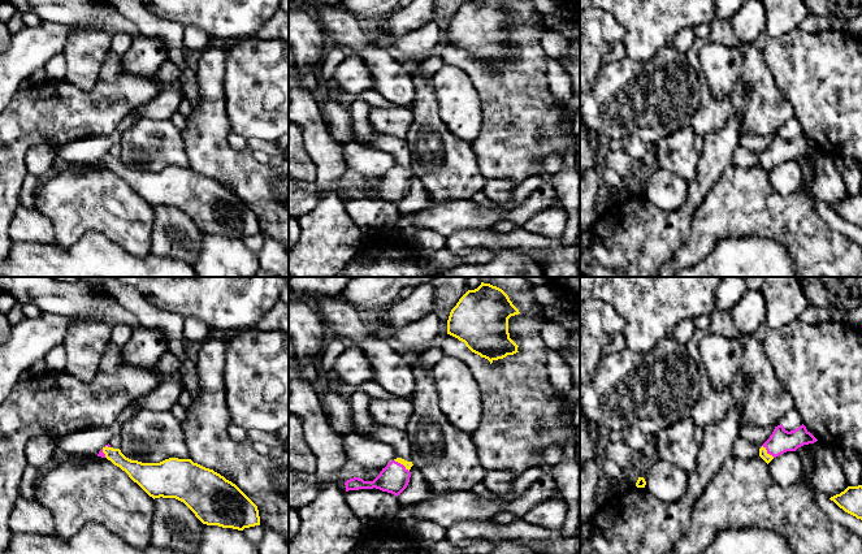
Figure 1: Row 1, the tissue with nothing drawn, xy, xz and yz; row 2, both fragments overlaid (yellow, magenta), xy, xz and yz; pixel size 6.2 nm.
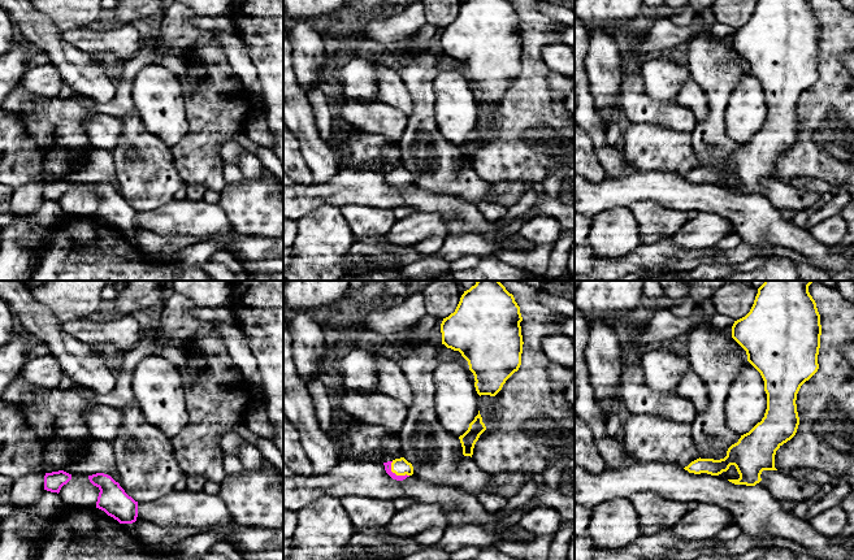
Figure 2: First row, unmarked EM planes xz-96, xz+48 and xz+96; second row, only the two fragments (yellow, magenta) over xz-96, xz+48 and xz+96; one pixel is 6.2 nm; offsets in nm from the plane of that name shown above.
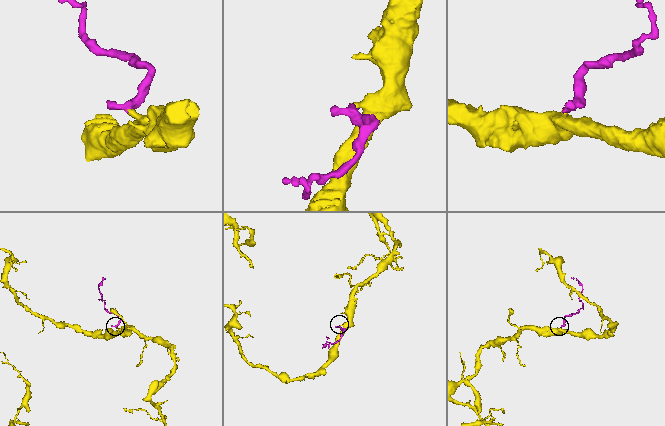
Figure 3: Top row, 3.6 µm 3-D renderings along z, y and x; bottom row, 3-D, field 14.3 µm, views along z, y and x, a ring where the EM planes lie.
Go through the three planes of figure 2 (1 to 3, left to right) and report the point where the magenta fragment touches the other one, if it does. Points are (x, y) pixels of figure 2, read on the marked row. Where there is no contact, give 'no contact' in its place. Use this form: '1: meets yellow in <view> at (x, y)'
1: no contact
2: meets yellow in xz+48 at (397, 474)
3: no contact

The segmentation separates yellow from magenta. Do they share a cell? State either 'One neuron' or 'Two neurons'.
One neuron

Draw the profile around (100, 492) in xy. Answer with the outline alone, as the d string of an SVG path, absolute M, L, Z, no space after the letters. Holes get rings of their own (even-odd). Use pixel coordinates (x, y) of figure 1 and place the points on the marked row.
M98 456L95 462L79 466L70 463L57 464L38 480L34 498L51 512L55 519L55 534L62 541L72 540L83 525L95 521L135 549L146 549L151 545L153 498L107 458Z

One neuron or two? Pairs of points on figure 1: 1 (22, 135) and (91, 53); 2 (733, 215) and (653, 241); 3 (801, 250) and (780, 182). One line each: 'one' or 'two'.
1: two
2: two
3: two

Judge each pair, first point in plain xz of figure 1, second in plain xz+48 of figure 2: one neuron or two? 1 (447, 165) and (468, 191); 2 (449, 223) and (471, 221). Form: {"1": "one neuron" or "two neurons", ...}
{"1": "one neuron", "2": "two neurons"}

